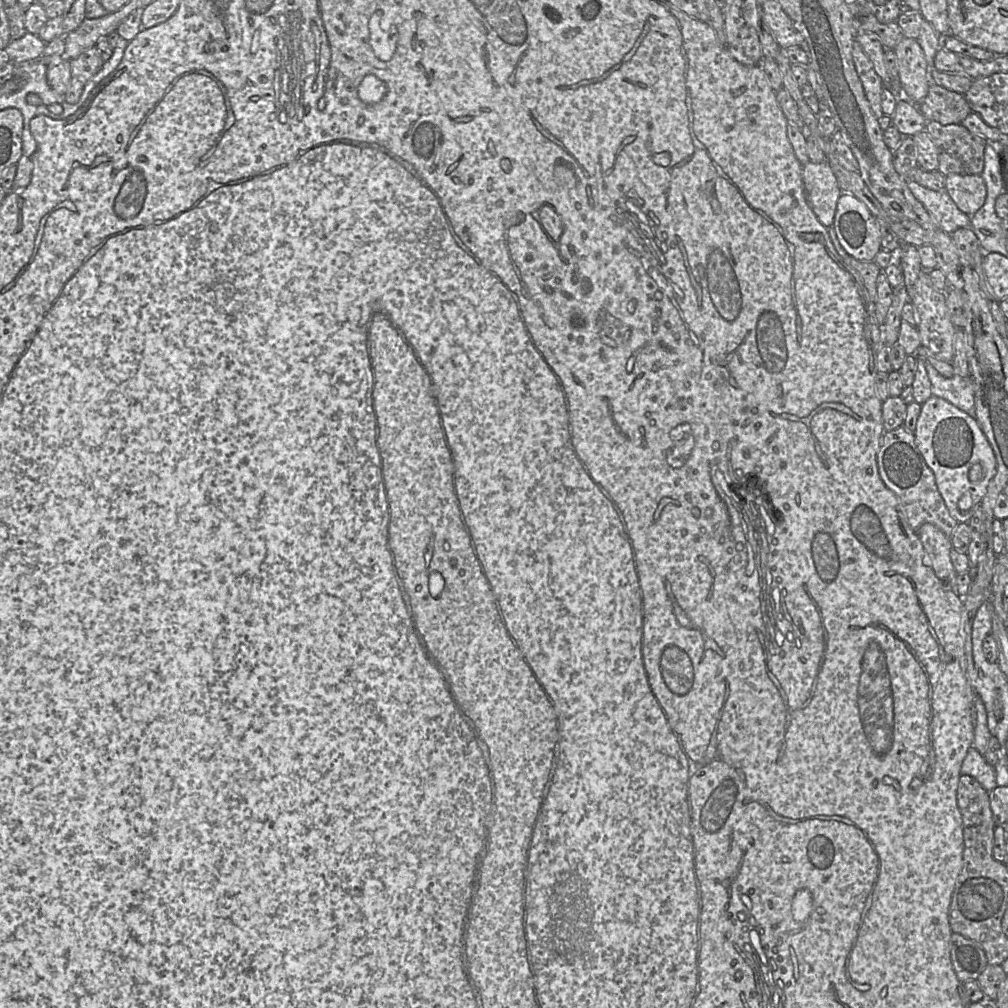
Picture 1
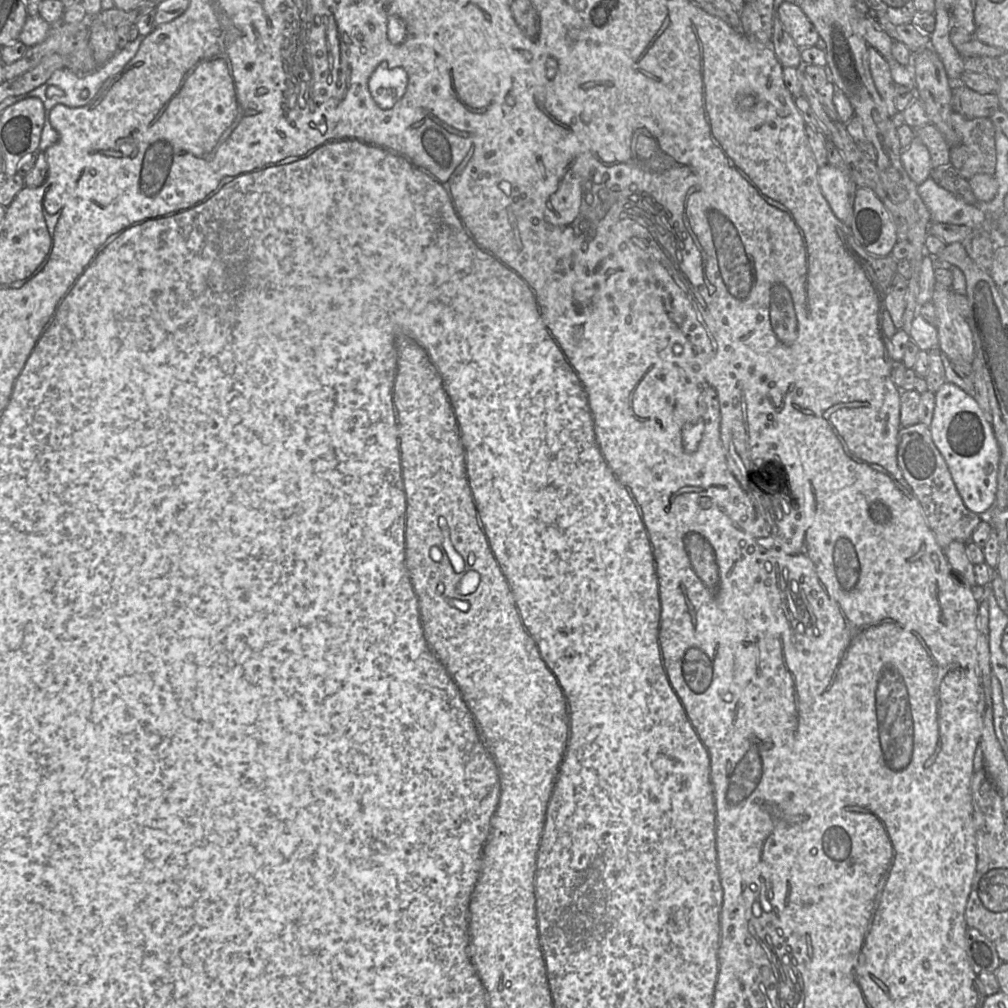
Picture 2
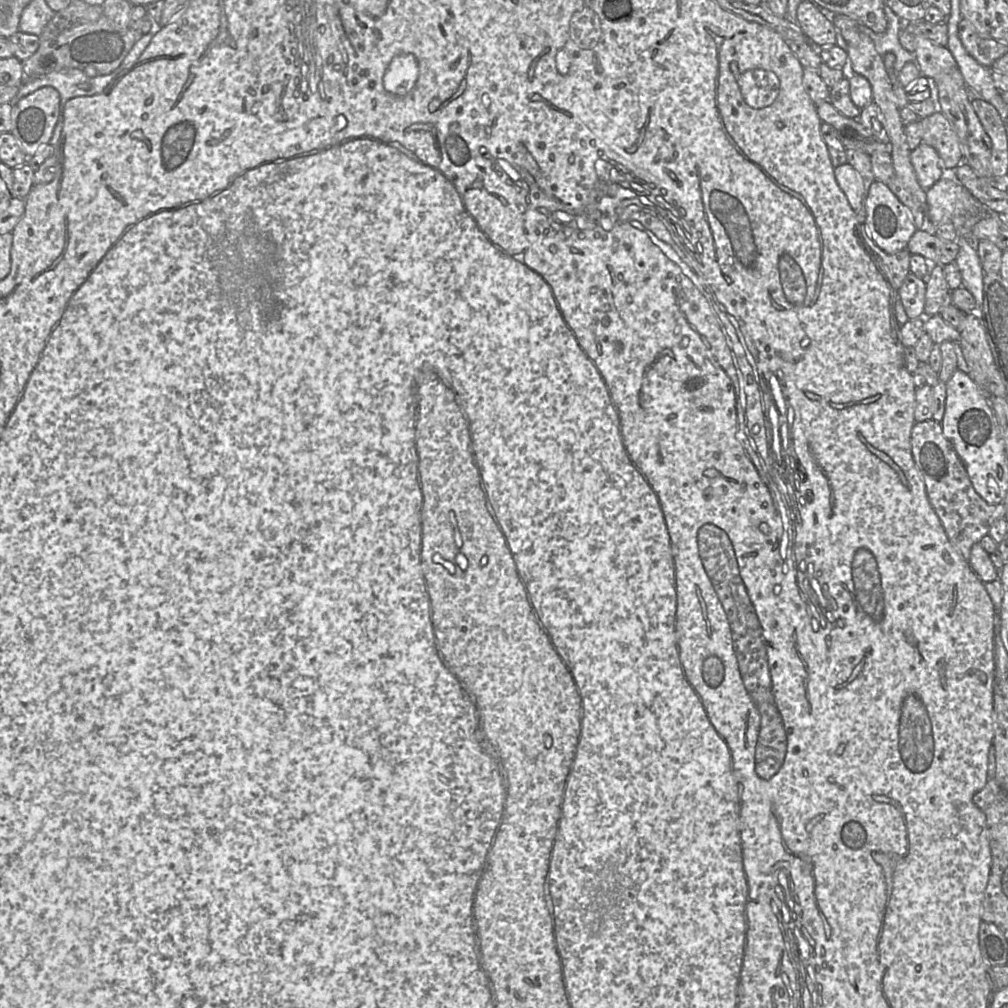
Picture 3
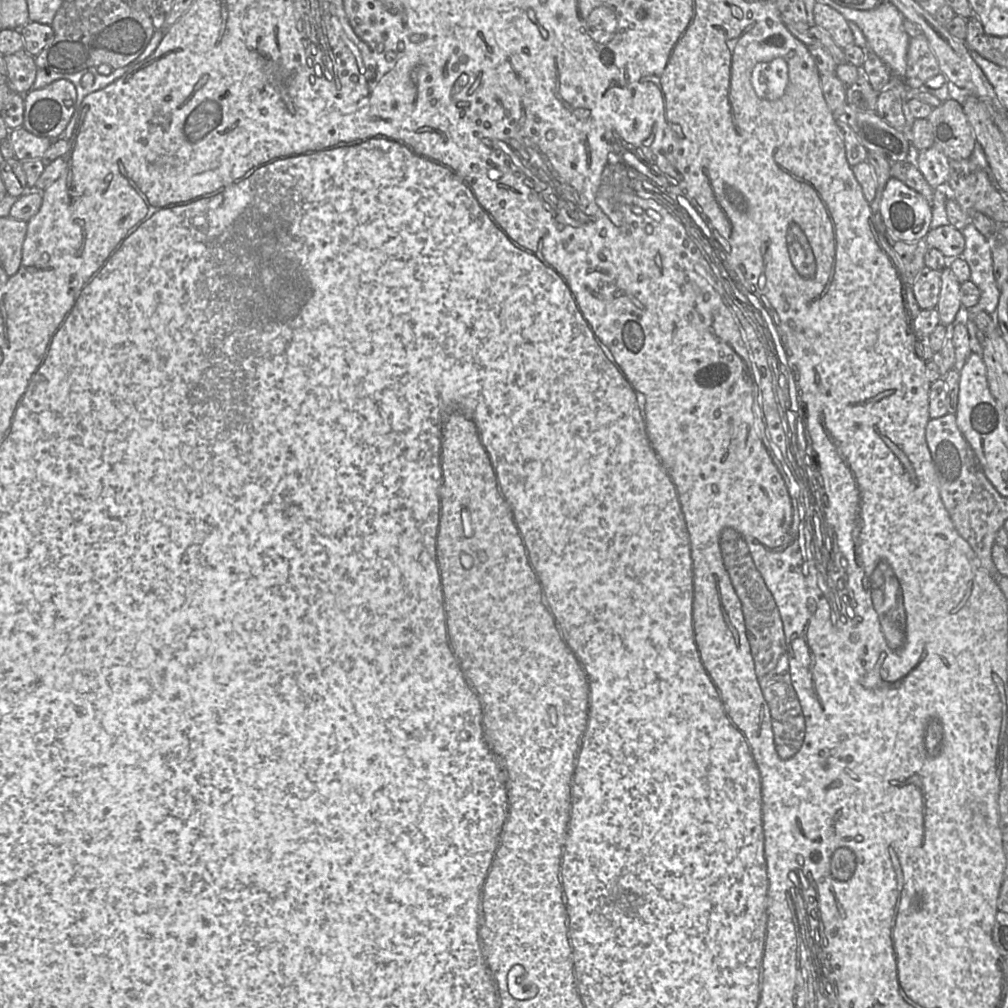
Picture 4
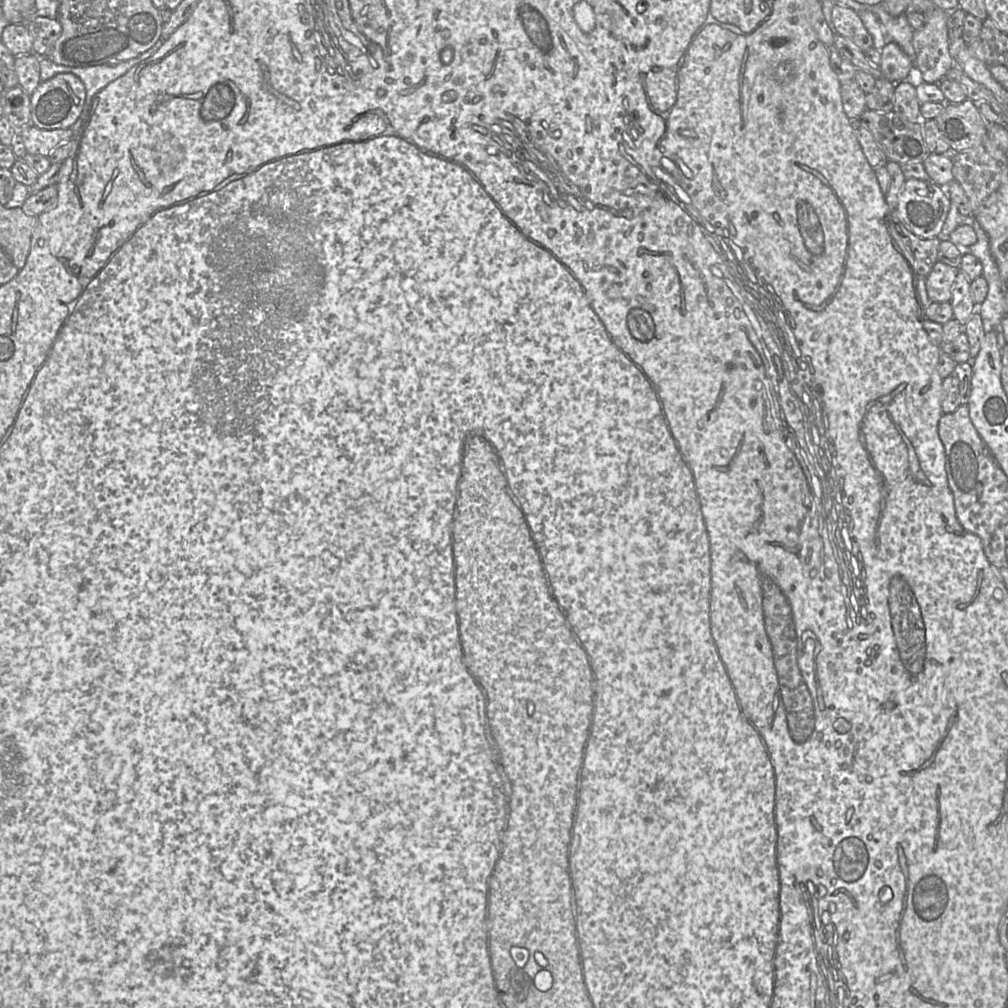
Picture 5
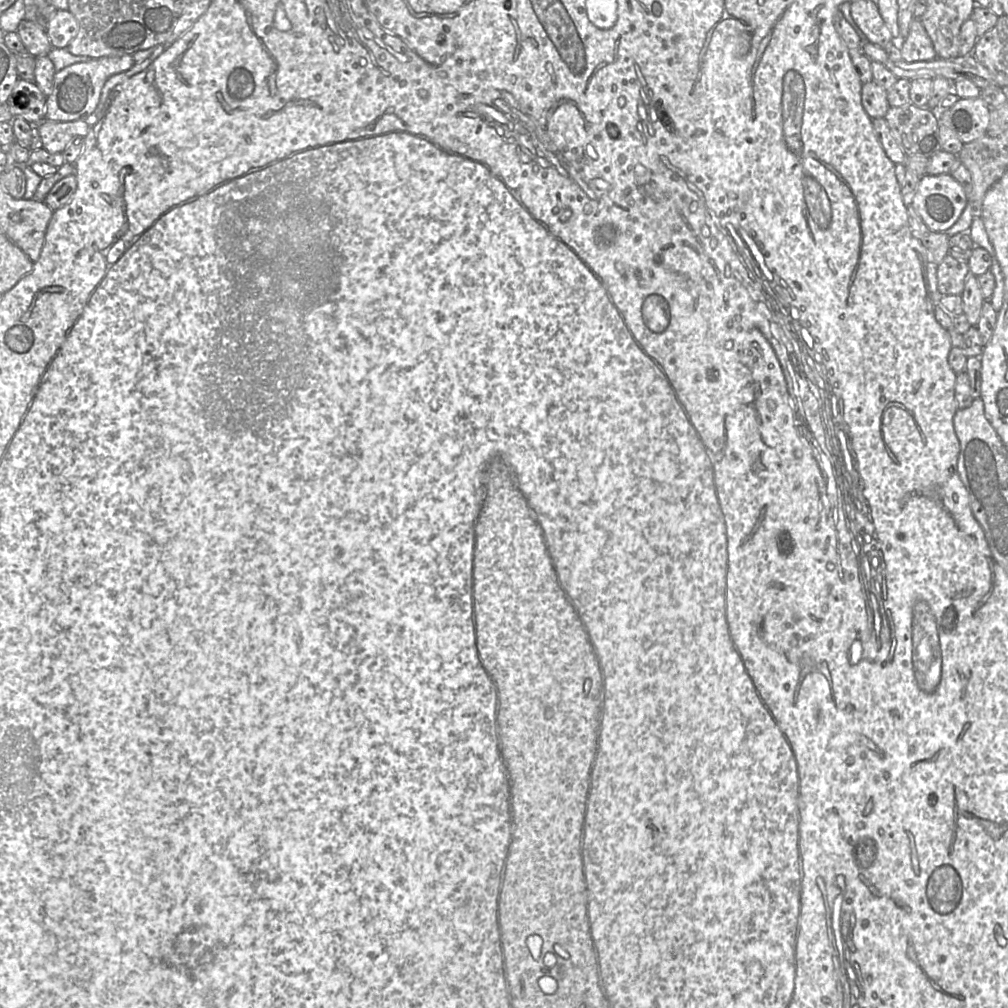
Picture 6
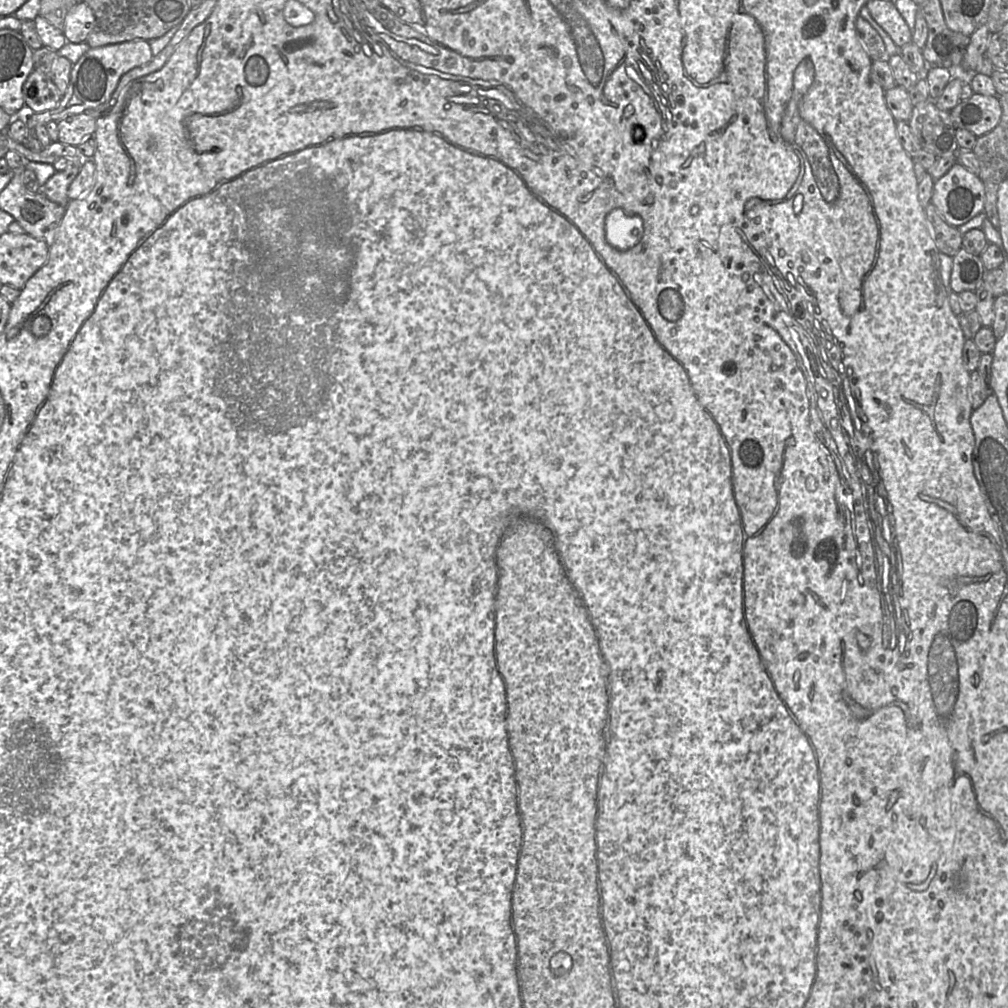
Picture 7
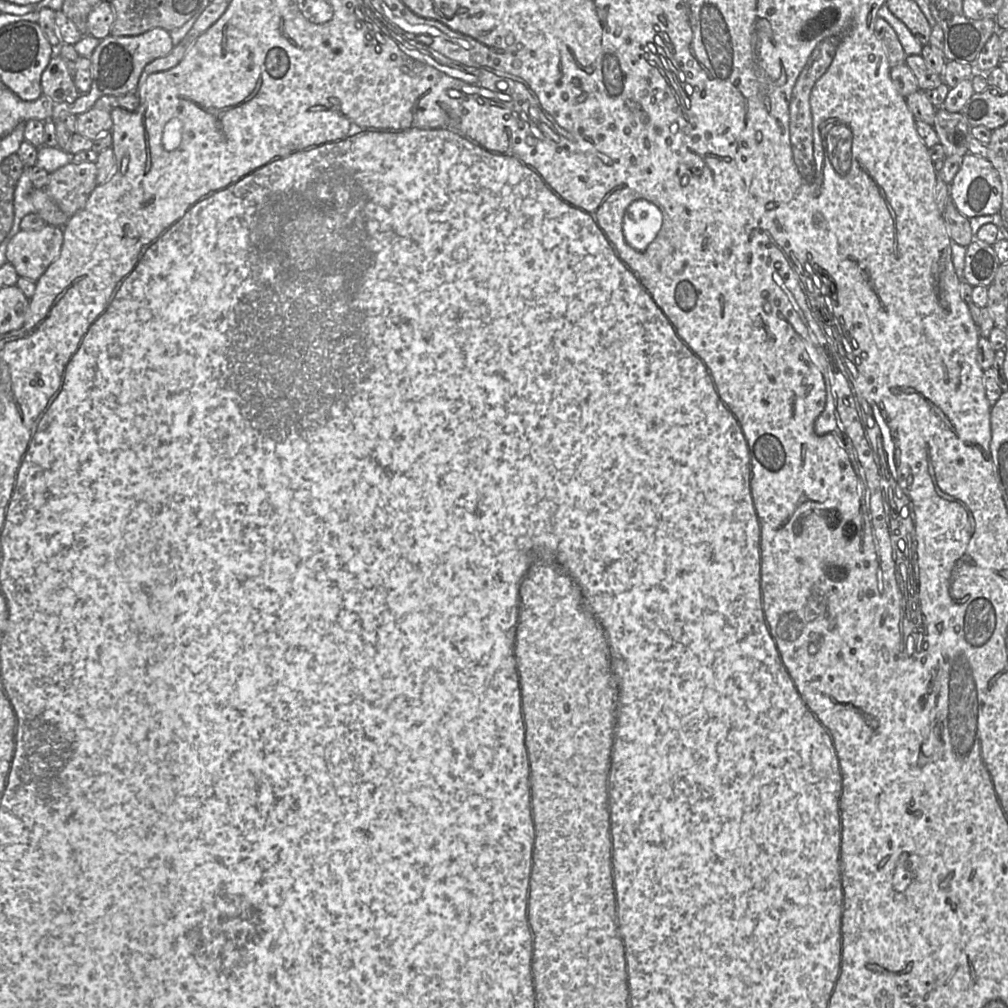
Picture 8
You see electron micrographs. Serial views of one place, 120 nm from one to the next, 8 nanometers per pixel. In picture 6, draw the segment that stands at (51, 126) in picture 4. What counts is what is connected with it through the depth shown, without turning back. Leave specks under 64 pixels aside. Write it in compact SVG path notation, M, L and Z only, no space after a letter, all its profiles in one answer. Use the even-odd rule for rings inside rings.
M130 54L119 57L102 57L72 64L54 76L53 90L47 96L45 120L68 122L89 119L96 113L103 86L111 76L127 71L135 64Z

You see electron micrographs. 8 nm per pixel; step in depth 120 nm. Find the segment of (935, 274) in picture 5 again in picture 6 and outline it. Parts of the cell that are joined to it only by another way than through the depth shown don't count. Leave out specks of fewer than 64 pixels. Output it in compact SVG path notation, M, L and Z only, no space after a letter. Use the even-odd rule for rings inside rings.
M947 255L937 267L936 290L942 296L961 295L970 275L967 261Z

